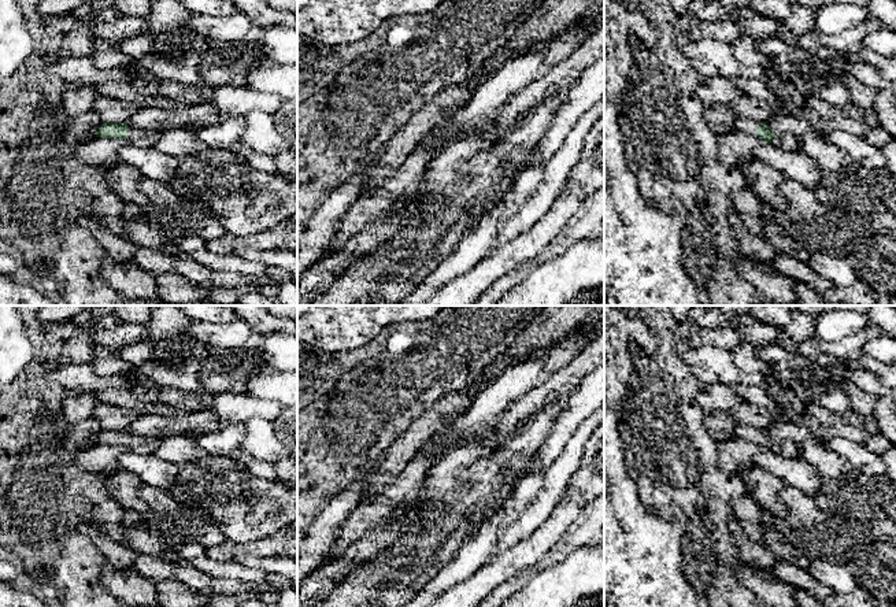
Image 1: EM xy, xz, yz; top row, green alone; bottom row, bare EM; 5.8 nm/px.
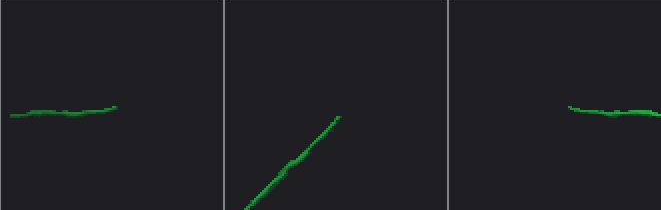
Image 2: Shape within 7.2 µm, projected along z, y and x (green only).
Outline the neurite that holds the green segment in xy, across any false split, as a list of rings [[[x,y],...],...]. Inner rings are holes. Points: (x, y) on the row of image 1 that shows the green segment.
[[[101,123],[96,137],[125,140],[127,144],[151,148],[159,141],[160,132],[137,129],[132,125],[125,123]]]

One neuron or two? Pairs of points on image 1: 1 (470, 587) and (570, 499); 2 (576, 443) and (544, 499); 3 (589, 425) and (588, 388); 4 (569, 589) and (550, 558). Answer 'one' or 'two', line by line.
1: one
2: one
3: two
4: two

